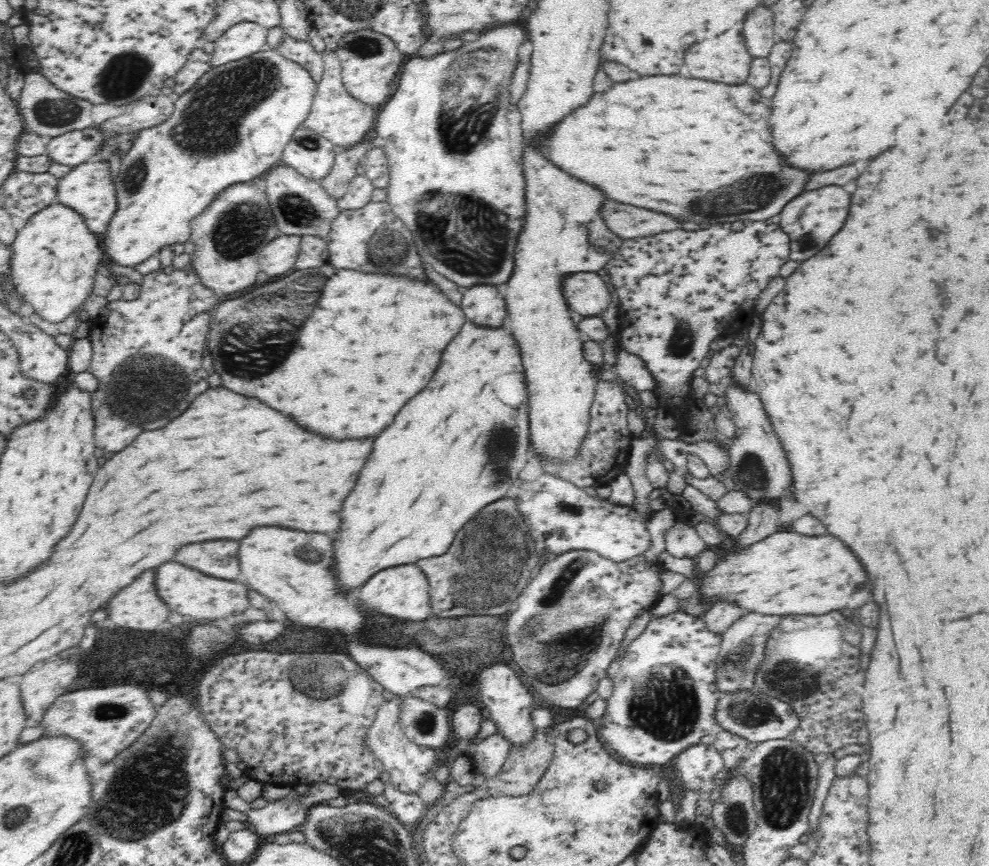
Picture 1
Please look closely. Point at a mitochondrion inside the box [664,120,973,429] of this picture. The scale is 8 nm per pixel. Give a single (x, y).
(735, 198)

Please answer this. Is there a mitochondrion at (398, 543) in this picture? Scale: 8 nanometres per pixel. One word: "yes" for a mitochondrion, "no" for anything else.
no

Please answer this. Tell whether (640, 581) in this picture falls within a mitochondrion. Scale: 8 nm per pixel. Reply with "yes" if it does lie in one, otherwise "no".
no

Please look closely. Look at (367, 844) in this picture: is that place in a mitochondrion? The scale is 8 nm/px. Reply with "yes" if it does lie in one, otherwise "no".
yes

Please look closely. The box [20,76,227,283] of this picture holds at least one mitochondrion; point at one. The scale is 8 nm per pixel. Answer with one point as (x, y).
(50, 112)

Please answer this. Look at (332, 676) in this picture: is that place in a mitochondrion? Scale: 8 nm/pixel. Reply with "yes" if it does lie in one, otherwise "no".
yes

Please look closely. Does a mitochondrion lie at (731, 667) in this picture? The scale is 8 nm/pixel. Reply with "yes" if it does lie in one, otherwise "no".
yes

